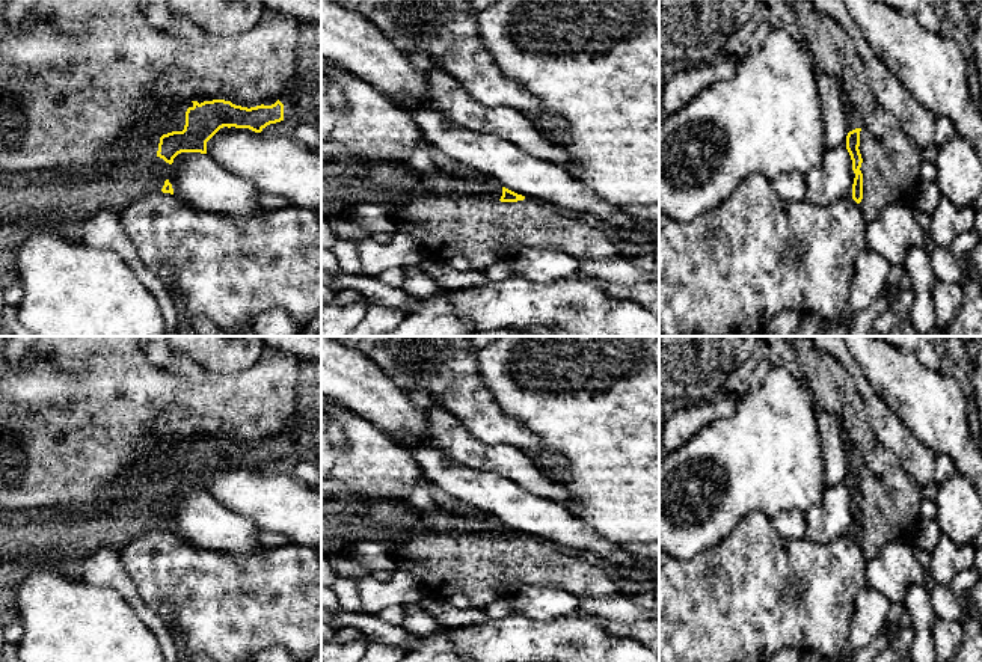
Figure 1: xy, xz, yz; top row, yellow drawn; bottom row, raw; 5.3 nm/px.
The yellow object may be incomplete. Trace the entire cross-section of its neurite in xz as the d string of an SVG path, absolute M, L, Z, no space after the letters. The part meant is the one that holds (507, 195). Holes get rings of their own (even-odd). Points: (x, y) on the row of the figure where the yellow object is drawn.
M354 157L321 161L321 216L339 213L353 204L389 207L424 195L501 202L525 199L493 179L483 182L442 172L422 173L404 161L371 161Z

